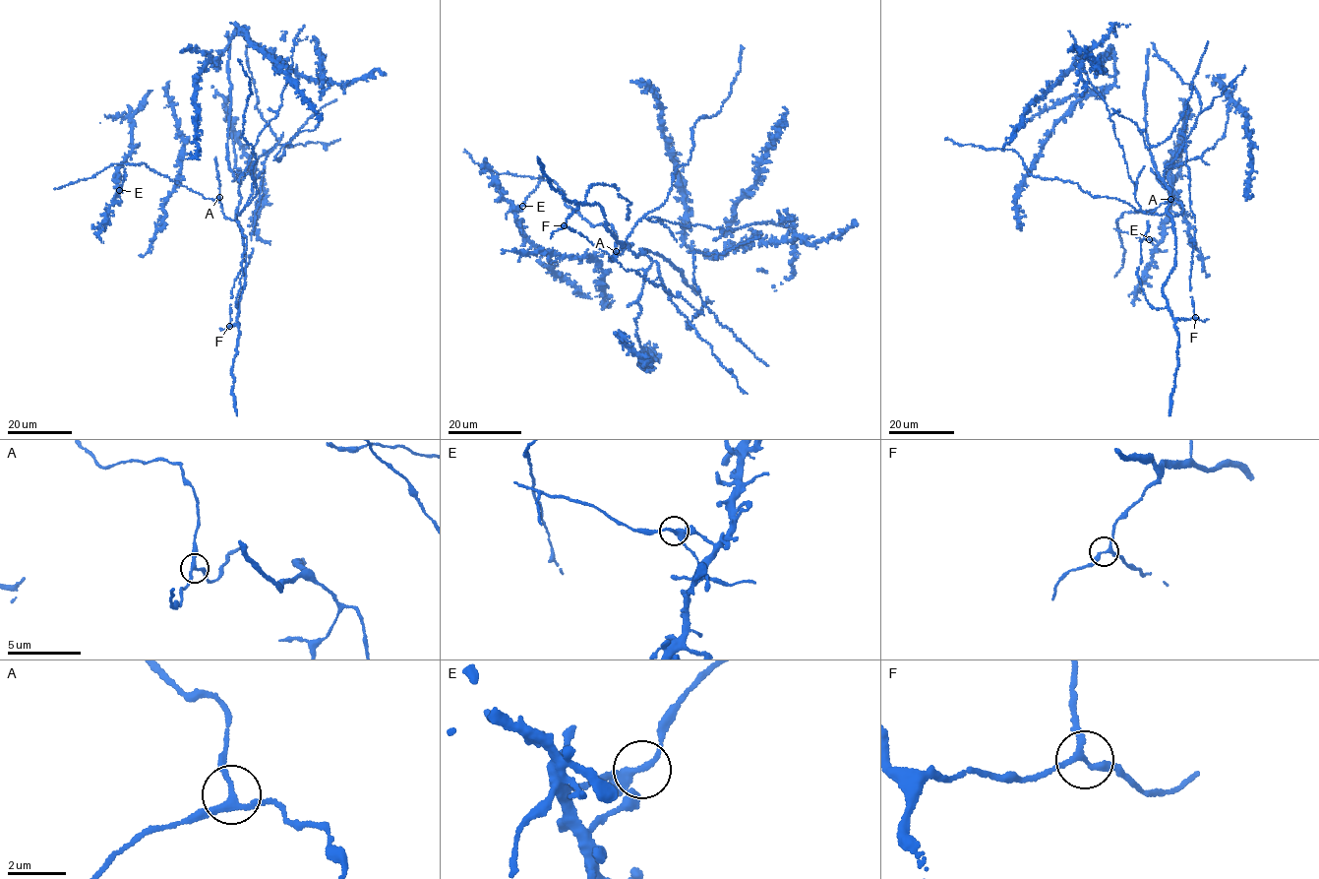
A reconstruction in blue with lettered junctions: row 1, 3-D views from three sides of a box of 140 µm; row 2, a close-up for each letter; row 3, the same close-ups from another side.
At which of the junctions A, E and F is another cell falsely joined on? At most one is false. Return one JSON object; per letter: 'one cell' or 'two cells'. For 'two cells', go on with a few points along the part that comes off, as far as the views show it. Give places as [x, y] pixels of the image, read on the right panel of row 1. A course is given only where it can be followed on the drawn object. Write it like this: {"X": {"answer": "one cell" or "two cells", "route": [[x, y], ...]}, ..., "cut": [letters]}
{"A": {"answer": "one cell"}, "E": {"answer": "two cells", "route": [[1149, 239], [1121, 231], [1120, 237]]}, "F": {"answer": "one cell"}, "cut": ["E"]}

